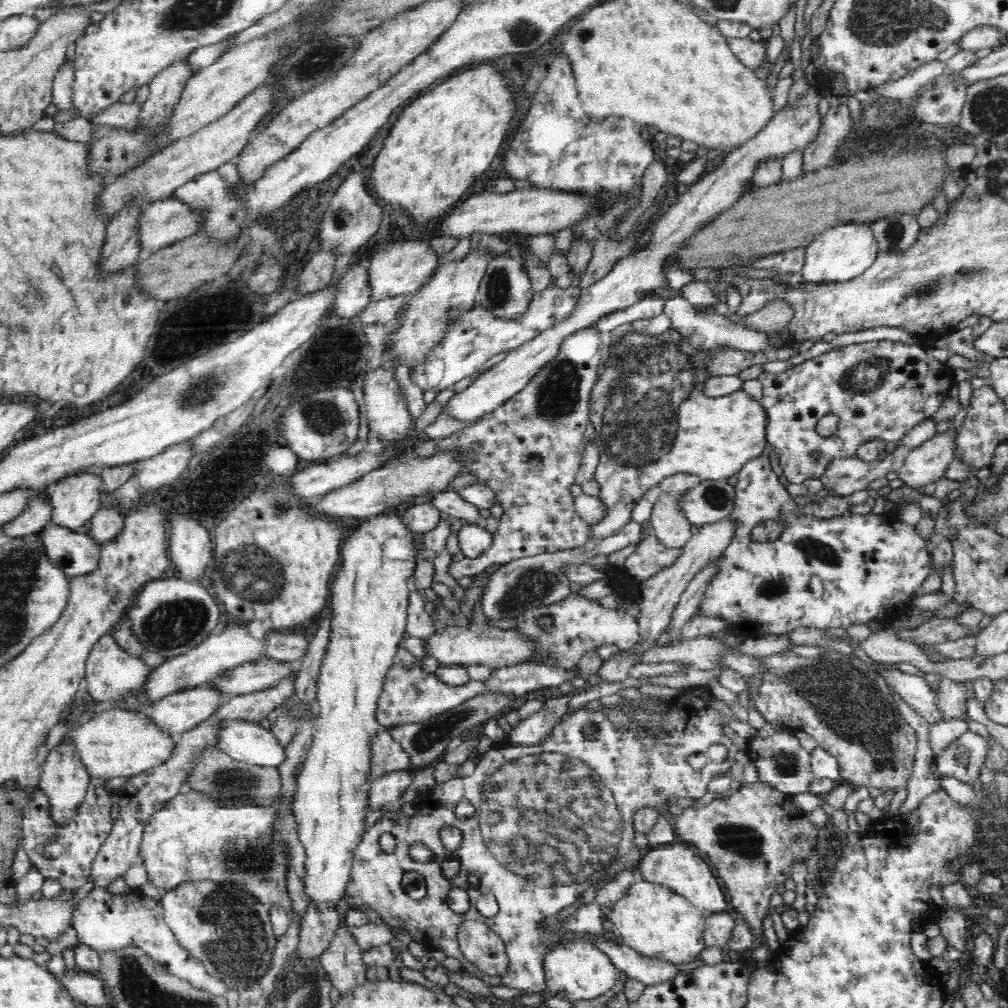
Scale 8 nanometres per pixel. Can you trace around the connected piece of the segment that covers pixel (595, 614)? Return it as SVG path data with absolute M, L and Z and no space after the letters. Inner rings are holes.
M576 588L572 590L569 598L561 602L545 603L540 607L534 607L530 612L518 616L515 622L515 629L526 634L528 638L536 639L538 646L541 646L542 653L546 654L546 658L534 658L530 662L556 665L564 669L576 667L580 658L592 648L616 645L619 650L626 650L632 648L641 638L636 618L620 615L614 609L602 607L597 600L579 596ZM544 617L551 618L549 629L542 629L542 625L537 624L537 619ZM548 653L550 656L547 656Z

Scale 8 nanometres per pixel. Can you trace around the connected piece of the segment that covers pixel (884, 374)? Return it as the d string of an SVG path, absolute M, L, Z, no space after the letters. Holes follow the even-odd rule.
M878 340L869 341L859 344L850 344L846 346L836 347L830 351L808 359L801 364L793 366L781 373L762 372L758 376L758 382L762 382L763 397L760 404L768 416L768 424L766 426L767 443L772 445L772 453L776 454L780 461L780 466L784 469L783 475L793 484L802 484L809 479L820 479L822 474L828 469L828 466L838 458L851 458L857 456L858 447L871 438L878 437L884 439L886 442L899 442L899 440L918 422L922 422L927 418L932 417L942 405L944 400L949 396L950 386L955 383L954 369L949 367L946 363L938 362L931 353L931 349L921 344L911 344L892 340ZM824 416L836 416L838 418L838 428L834 434L828 437L822 437L816 431L816 422ZM814 454L819 455L818 458Z

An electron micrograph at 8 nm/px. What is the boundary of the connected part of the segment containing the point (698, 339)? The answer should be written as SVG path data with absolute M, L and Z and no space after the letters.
M680 294L672 298L666 298L663 314L671 319L671 328L682 338L688 338L690 344L700 352L708 352L712 348L728 346L731 349L752 352L752 354L762 354L762 352L768 352L772 348L770 337L766 333L734 323L728 316L722 316L722 314L711 311L706 312L702 307L697 307L682 298Z

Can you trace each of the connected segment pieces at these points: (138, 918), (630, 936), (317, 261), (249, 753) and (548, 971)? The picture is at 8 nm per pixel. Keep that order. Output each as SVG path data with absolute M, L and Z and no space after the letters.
M93 888L72 910L71 924L77 931L79 943L87 945L98 954L112 952L126 946L139 946L154 961L158 960L167 974L187 981L196 990L202 990L216 997L225 997L228 987L218 978L208 975L202 964L190 958L176 942L176 938L163 917L162 903L144 896L128 896L136 898L140 904L126 906L126 898L106 888Z
M646 880L635 882L607 913L613 937L646 957L680 965L695 961L705 948L703 934L709 914L666 885Z
M322 246L304 266L298 278L296 297L325 287L332 280L336 258L338 253Z
M226 720L222 722L218 749L234 760L251 765L279 768L286 762L286 750L274 731L258 723Z
M574 936L564 938L558 946L546 954L544 971L547 981L544 997L558 997L570 1003L601 997L609 992L620 978L619 971L606 953L593 942Z

